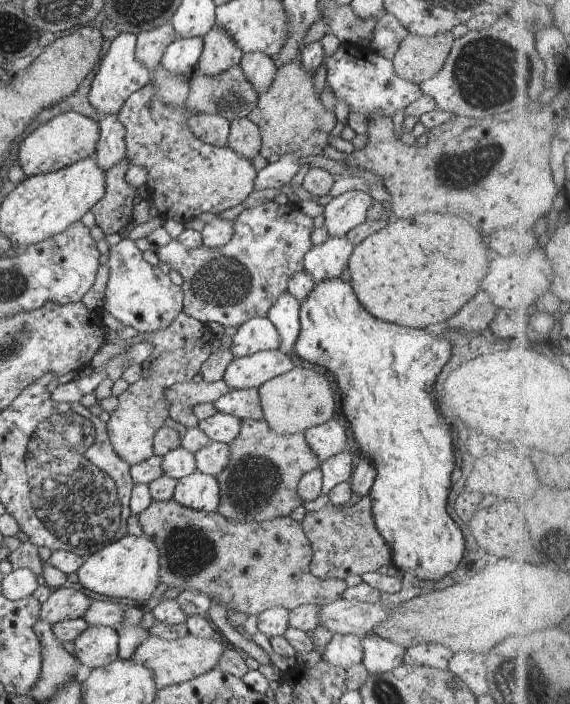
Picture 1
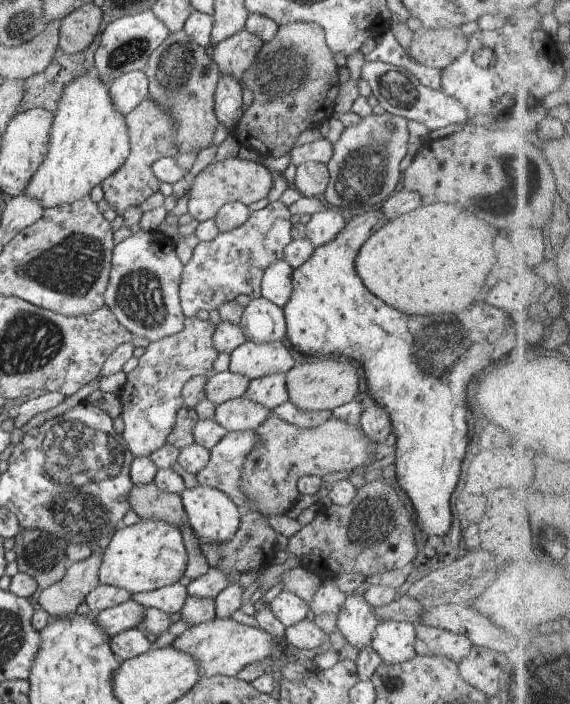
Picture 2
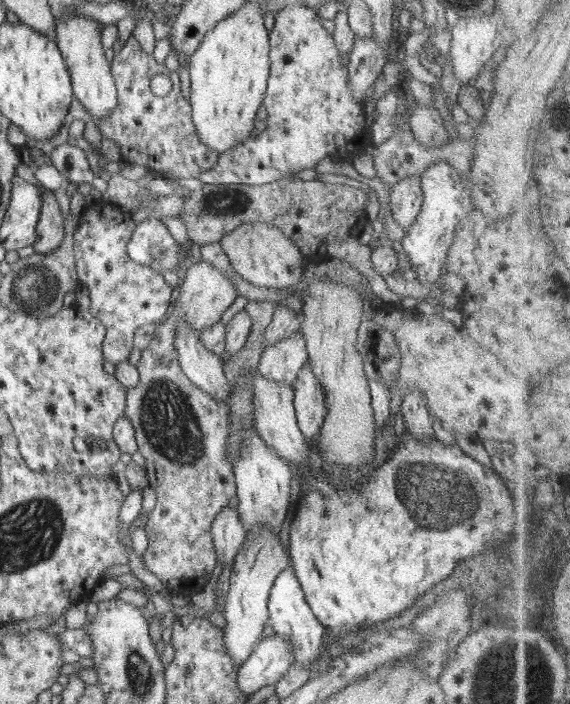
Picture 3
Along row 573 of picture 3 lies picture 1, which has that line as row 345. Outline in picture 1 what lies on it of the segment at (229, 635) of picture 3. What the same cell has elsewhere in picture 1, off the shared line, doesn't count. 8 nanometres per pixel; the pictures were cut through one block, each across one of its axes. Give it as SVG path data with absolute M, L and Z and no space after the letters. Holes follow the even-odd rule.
M252 317L237 327L230 346L233 358L252 356L257 352L276 350L280 346L278 331L266 317Z

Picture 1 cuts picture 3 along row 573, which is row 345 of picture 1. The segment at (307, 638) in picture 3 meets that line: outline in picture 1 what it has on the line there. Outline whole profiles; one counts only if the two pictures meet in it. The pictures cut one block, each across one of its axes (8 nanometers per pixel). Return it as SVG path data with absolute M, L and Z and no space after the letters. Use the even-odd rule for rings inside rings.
M288 291L284 292L274 306L270 307L267 317L274 324L280 339L280 352L284 354L294 351L300 332L300 303Z

